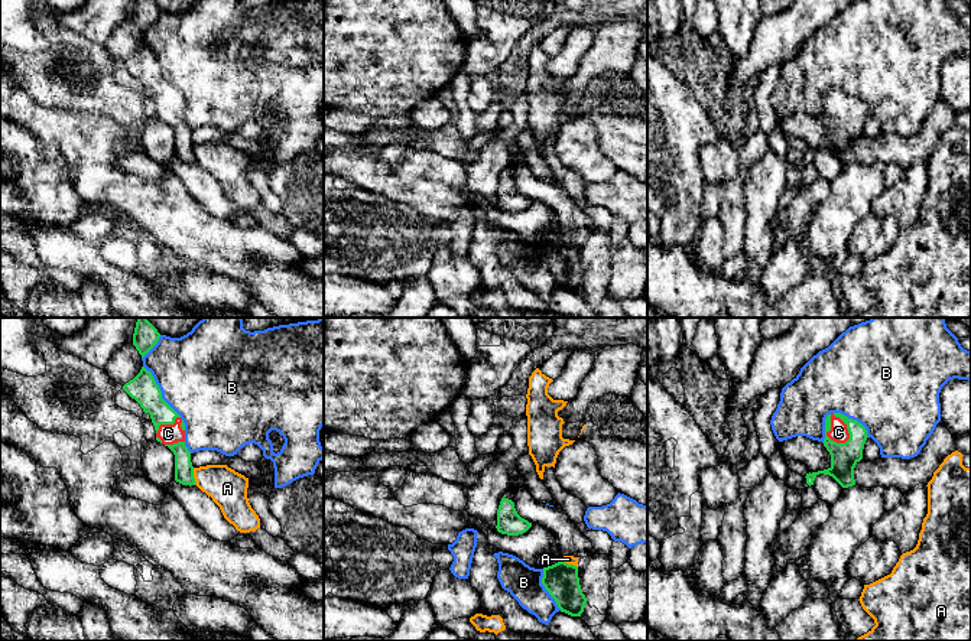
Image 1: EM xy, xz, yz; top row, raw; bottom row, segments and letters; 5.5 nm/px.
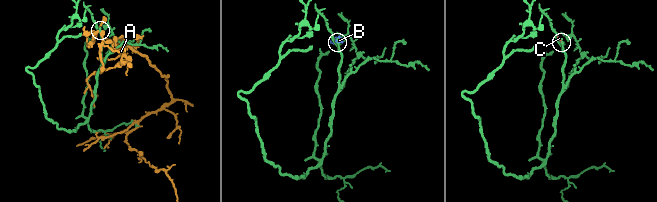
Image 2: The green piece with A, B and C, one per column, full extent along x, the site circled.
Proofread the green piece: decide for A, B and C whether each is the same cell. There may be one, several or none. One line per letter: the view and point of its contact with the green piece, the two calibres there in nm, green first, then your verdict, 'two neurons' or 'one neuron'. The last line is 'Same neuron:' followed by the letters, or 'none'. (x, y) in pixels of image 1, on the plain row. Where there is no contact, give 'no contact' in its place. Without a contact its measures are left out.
A: contact xy (192, 153); calibres 110 and 200 nm; two neurons
B: contact xy (161, 68); calibres 160 and 500 nm; two neurons
C: contact yz (847, 104); calibres 160 and 100 nm; one neuron
Same neuron: C

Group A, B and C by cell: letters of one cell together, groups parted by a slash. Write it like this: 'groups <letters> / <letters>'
groups A / B / C

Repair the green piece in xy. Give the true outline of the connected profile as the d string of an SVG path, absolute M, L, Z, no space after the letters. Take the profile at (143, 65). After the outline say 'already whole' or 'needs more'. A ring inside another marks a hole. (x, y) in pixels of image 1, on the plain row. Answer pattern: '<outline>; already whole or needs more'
M142 43L140 49L123 62L123 66L140 81L144 90L150 91L156 117L173 128L175 157L182 162L195 162L191 128L185 123L185 100L162 75L152 49Z; needs more

